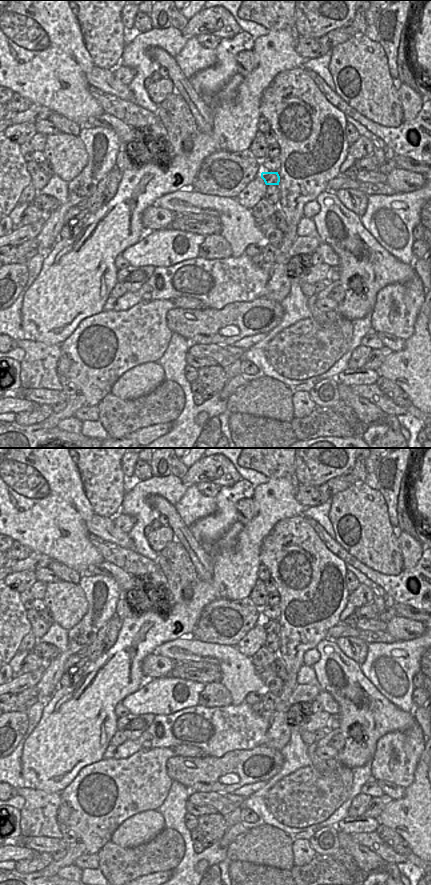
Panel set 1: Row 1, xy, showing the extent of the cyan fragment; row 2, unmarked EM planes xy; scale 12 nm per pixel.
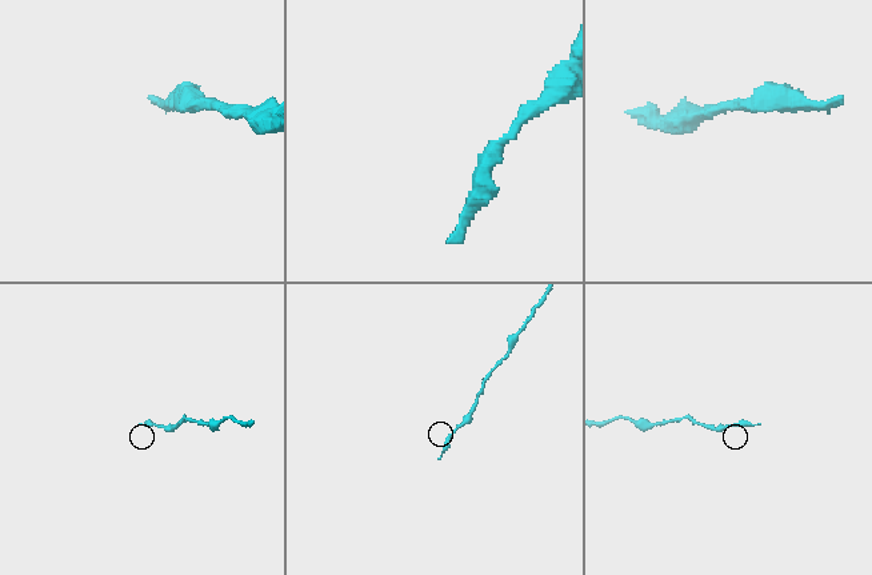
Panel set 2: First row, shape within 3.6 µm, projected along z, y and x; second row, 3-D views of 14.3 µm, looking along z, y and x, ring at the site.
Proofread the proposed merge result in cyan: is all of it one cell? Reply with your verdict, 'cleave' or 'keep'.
keep

